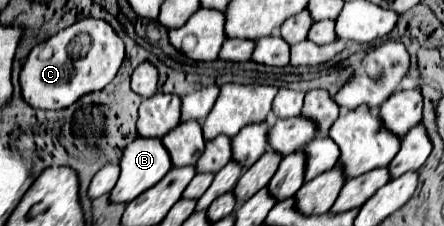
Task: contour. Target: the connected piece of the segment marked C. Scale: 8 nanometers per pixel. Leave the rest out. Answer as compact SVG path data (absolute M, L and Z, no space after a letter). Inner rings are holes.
M87 18L87 20L75 22L71 28L65 28L63 32L51 36L49 40L45 40L43 44L35 46L29 52L29 56L21 68L21 76L19 76L23 100L35 108L41 108L41 110L67 108L67 106L75 104L81 96L103 90L115 78L123 58L125 58L123 40L115 34L115 30L105 20ZM81 32L89 34L91 48L83 58L71 60L67 56L65 48Z

